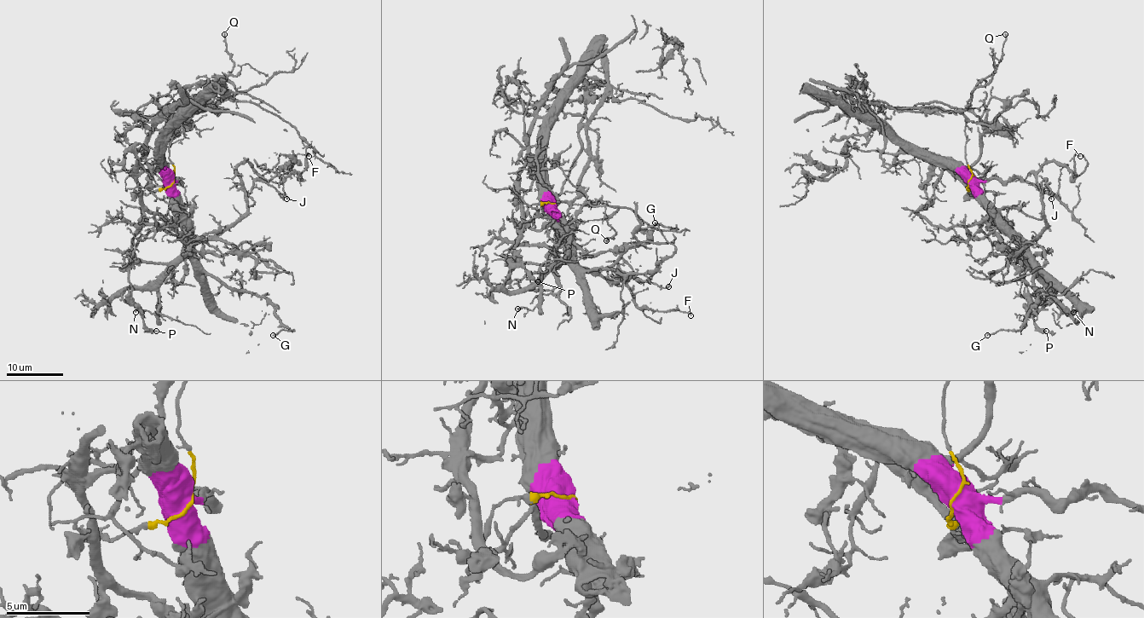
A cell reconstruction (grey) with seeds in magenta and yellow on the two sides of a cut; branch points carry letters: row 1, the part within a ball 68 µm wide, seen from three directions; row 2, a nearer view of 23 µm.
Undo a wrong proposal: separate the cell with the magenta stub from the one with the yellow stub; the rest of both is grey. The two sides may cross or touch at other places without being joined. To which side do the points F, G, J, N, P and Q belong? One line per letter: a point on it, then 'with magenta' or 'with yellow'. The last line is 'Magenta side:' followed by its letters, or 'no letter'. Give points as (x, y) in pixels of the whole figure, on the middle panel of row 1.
F: place (690, 315); with magenta
G: place (655, 222); with magenta
J: place (668, 286); with magenta
N: place (517, 308); with magenta
P: place (538, 281); with yellow
Q: place (606, 240); with yellow
Magenta side: F, G, J, N

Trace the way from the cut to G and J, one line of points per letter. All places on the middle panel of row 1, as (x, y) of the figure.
G: (556, 204), (556, 225), (575, 261), (586, 269), (650, 274), (675, 250), (654, 222)
J: (556, 204), (561, 228), (571, 239), (575, 264), (597, 269), (614, 281), (637, 278), (668, 286)

